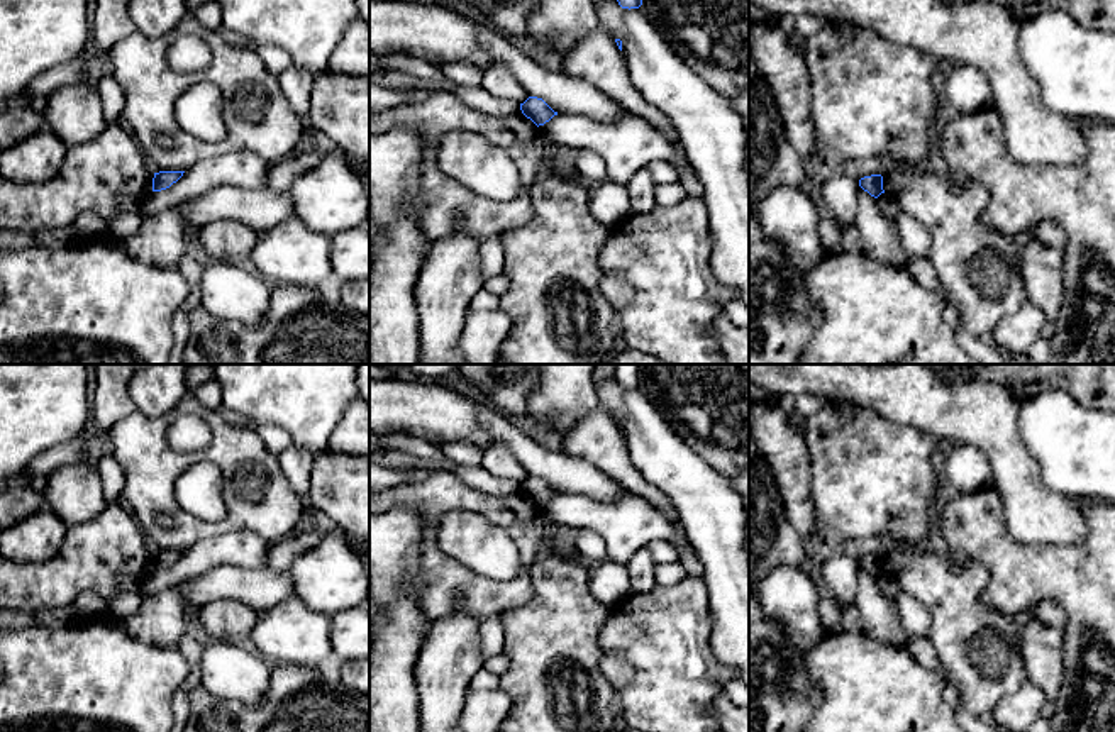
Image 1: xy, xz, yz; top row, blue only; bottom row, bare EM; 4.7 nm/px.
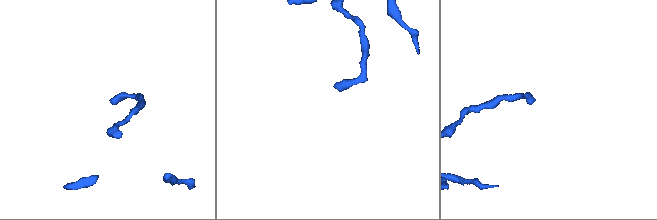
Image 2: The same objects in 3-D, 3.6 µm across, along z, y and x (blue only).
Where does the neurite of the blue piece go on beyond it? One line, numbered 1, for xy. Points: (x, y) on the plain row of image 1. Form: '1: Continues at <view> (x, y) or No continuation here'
1: No continuation here

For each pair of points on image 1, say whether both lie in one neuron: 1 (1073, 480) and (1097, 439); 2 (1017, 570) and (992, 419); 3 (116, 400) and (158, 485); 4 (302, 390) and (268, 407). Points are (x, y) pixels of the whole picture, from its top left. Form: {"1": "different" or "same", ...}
{"1": "same", "2": "different", "3": "different", "4": "same"}

